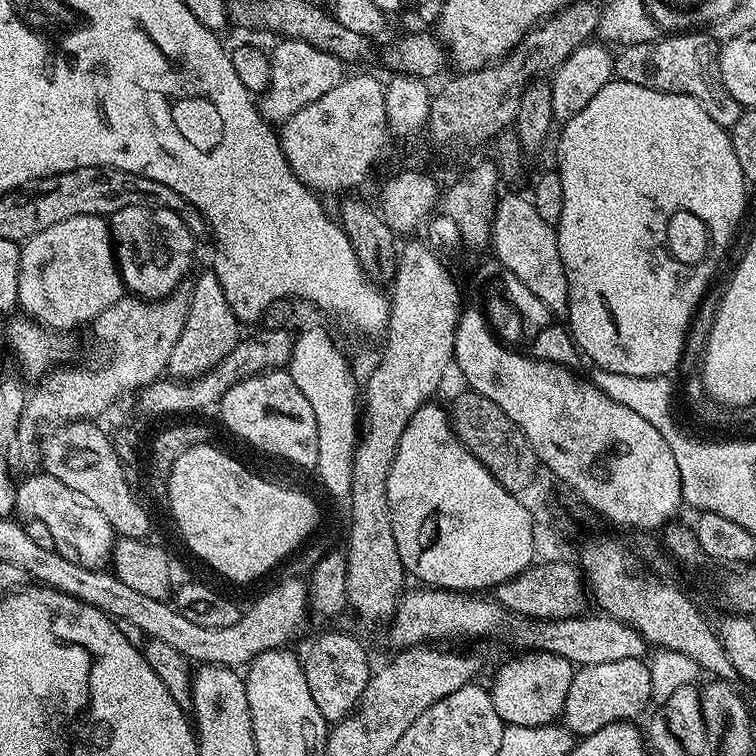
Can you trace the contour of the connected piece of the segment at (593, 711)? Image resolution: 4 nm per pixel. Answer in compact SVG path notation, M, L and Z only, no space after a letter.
M622 658L622 662L586 664L573 671L562 724L572 731L573 737L583 738L602 730L602 726L635 721L635 716L652 703L650 670L643 659Z

